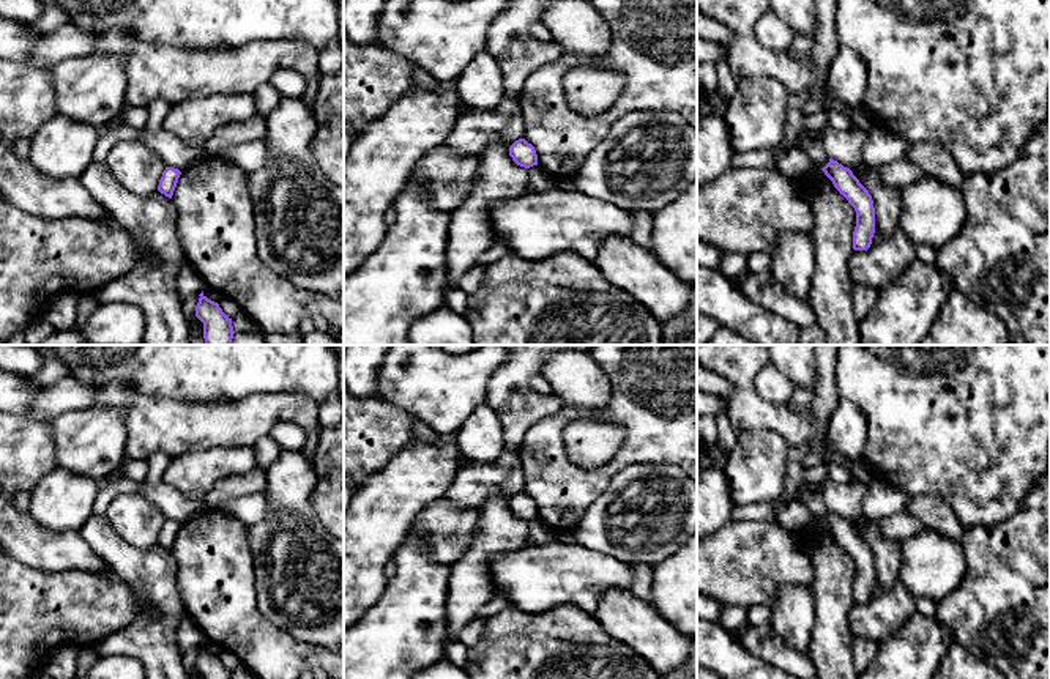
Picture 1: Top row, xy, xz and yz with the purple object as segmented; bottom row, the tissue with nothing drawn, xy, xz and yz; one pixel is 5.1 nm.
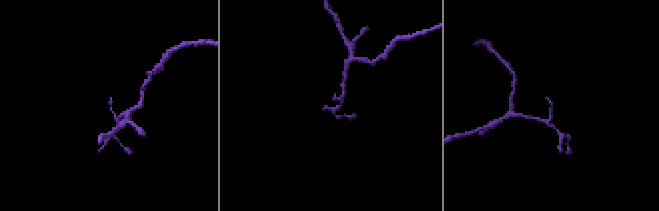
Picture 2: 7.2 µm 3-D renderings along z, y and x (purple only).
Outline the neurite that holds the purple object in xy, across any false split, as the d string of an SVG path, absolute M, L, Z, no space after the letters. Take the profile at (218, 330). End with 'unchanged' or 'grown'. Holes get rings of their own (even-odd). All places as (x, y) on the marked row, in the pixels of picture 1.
M203 291L199 295L195 317L203 323L205 345L232 345L233 326L218 302L208 299Z; unchanged

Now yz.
M829 159L829 162L821 170L856 211L853 249L867 250L875 233L875 208L872 195L859 183L853 172L837 161Z; unchanged

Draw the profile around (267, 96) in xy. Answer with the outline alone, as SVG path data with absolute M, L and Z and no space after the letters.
M263 83L254 90L255 98L255 115L266 117L284 96L270 83Z

